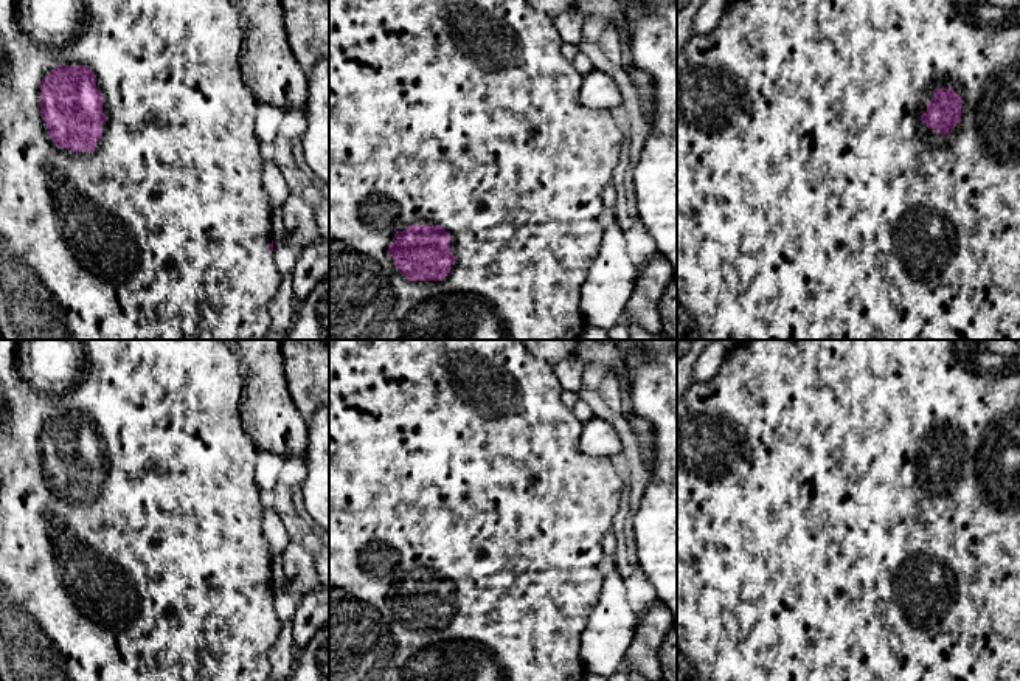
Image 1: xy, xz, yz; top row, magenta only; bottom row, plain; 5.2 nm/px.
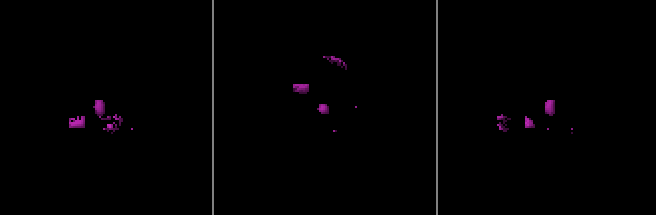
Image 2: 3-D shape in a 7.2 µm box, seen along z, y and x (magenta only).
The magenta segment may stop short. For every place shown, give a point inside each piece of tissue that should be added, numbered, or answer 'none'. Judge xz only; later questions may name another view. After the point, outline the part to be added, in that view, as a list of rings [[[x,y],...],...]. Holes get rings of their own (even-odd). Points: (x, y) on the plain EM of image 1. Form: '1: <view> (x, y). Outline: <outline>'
1: xz (458, 456). Outline: [[[329,340],[329,448],[331,448],[331,451],[329,451],[329,681],[582,681],[582,679],[584,679],[584,676],[585,676],[585,673],[587,673],[587,670],[585,670],[585,665],[584,665],[584,662],[582,662],[582,659],[581,659],[581,655],[579,655],[579,648],[581,648],[581,641],[582,641],[582,633],[584,633],[584,631],[585,631],[585,628],[587,628],[587,625],[588,625],[588,619],[590,619],[590,614],[592,614],[592,611],[593,611],[593,610],[595,610],[595,607],[596,607],[596,605],[598,605],[598,602],[599,602],[599,597],[601,597],[601,589],[602,589],[602,585],[604,585],[604,576],[602,576],[602,572],[601,572],[601,569],[599,569],[599,565],[601,565],[601,562],[602,562],[602,558],[604,558],[604,555],[605,555],[605,554],[604,554],[604,549],[602,549],[602,544],[601,544],[601,543],[602,543],[602,540],[604,540],[604,537],[605,537],[605,535],[607,535],[607,534],[609,534],[609,532],[610,532],[610,531],[612,531],[612,524],[613,524],[613,520],[615,520],[615,517],[616,517],[616,513],[618,513],[618,507],[619,507],[619,500],[621,500],[621,492],[623,492],[623,482],[621,482],[621,479],[619,479],[619,478],[618,478],[618,475],[616,475],[616,472],[615,472],[615,467],[613,467],[613,464],[612,464],[612,459],[610,459],[610,458],[595,458],[595,456],[590,456],[590,455],[587,455],[587,453],[584,453],[584,451],[582,451],[582,450],[581,450],[581,447],[579,447],[579,436],[581,436],[581,431],[582,431],[582,423],[581,423],[581,422],[579,422],[579,420],[578,420],[578,419],[576,419],[576,416],[574,416],[574,414],[573,414],[573,411],[571,411],[571,408],[568,408],[568,406],[567,406],[567,405],[565,405],[565,403],[564,403],[564,402],[562,402],[562,399],[560,399],[560,396],[562,396],[562,392],[564,392],[564,389],[562,389],[562,386],[560,386],[560,383],[559,383],[559,380],[557,380],[557,377],[556,377],[556,372],[554,372],[554,368],[553,368],[553,363],[550,363],[550,361],[546,361],[546,360],[543,360],[543,358],[539,358],[539,357],[536,357],[536,355],[533,355],[533,354],[531,354],[531,351],[529,351],[529,349],[528,349],[528,347],[526,347],[526,346],[525,346],[525,344],[523,344],[523,343],[522,343],[522,341],[520,341],[520,340]],[[408,572],[442,572],[442,574],[444,574],[444,577],[446,577],[446,579],[449,579],[449,580],[450,580],[450,600],[452,600],[452,602],[453,602],[453,603],[455,603],[455,605],[456,605],[456,608],[455,608],[455,610],[453,610],[453,611],[452,611],[452,613],[450,613],[450,621],[449,621],[449,622],[447,622],[447,624],[446,624],[446,625],[444,625],[444,627],[442,627],[442,628],[408,628],[408,627],[407,627],[407,624],[405,624],[405,622],[402,622],[402,621],[401,621],[401,617],[399,617],[399,616],[396,616],[396,614],[394,614],[394,607],[393,607],[393,605],[391,605],[391,603],[390,603],[390,602],[388,602],[388,593],[390,593],[390,591],[393,591],[393,589],[394,589],[394,588],[396,588],[396,585],[394,585],[394,582],[396,582],[396,580],[397,580],[397,579],[404,579],[404,577],[405,577],[405,576],[407,576],[407,574],[408,574]]]

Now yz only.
1: yz (811, 546). Outline: [[[745,340],[745,341],[744,341],[744,343],[741,343],[741,344],[737,344],[737,346],[736,346],[736,347],[733,347],[733,349],[728,349],[728,351],[727,351],[727,354],[725,354],[725,355],[723,355],[723,358],[722,358],[722,361],[720,361],[720,366],[719,366],[719,368],[717,368],[717,371],[716,371],[716,374],[714,374],[714,375],[713,375],[713,379],[711,379],[711,380],[708,380],[708,382],[696,382],[696,380],[694,380],[694,382],[692,382],[692,383],[691,383],[691,385],[689,385],[689,386],[688,386],[688,388],[686,388],[686,391],[685,391],[685,392],[683,392],[683,396],[682,396],[682,397],[680,397],[680,399],[678,399],[678,400],[677,400],[677,650],[678,650],[678,652],[682,652],[682,653],[683,653],[683,655],[685,655],[685,658],[686,658],[686,659],[688,659],[688,661],[689,661],[689,662],[691,662],[691,664],[692,664],[692,665],[694,665],[694,667],[696,667],[696,669],[697,669],[697,670],[699,670],[699,675],[700,675],[700,678],[702,678],[702,681],[1020,681],[1020,340]],[[935,436],[953,436],[953,437],[955,437],[955,441],[956,441],[956,442],[959,442],[959,444],[961,444],[961,468],[959,468],[959,470],[956,470],[956,472],[955,472],[955,475],[953,475],[953,476],[950,476],[950,478],[949,478],[949,481],[947,481],[947,482],[941,482],[941,481],[939,481],[939,478],[938,478],[938,476],[928,476],[928,475],[927,475],[927,472],[925,472],[925,470],[922,470],[922,468],[921,468],[921,462],[922,462],[922,461],[925,461],[925,459],[927,459],[927,450],[928,450],[928,448],[932,448],[932,447],[933,447],[933,437],[935,437]]]

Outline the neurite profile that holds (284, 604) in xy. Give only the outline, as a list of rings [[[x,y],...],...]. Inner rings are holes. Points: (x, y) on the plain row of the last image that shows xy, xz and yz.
[[[273,588],[273,610],[279,619],[281,628],[292,624],[298,599],[289,589]]]

